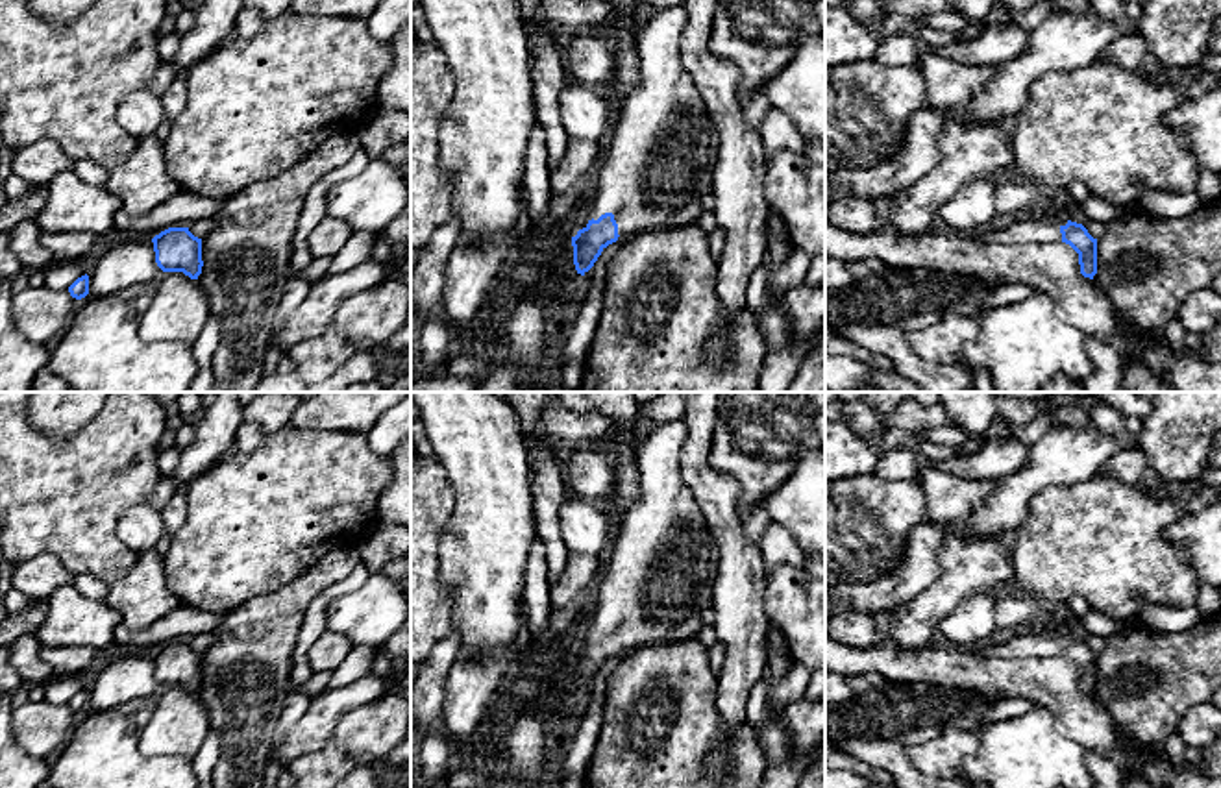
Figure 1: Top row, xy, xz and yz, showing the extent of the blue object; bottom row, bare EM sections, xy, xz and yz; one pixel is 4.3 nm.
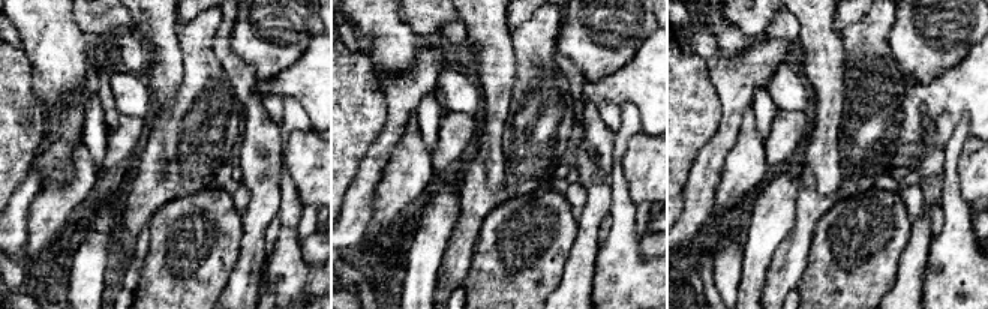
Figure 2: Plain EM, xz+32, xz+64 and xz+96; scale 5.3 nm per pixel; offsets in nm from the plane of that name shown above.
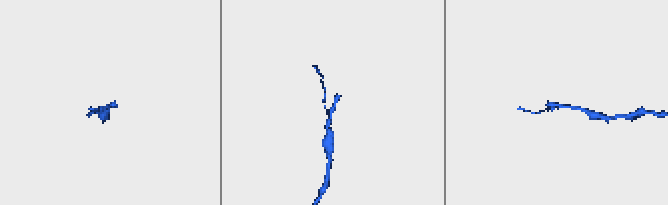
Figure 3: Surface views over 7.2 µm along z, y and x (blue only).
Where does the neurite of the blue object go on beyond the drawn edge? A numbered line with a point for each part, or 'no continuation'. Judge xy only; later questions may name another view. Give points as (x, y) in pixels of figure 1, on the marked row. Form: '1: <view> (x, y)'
no continuation

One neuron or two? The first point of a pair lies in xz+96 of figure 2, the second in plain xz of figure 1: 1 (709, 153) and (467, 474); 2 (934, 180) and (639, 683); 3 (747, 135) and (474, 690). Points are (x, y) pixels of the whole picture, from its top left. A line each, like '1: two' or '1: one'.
1: two
2: two
3: one

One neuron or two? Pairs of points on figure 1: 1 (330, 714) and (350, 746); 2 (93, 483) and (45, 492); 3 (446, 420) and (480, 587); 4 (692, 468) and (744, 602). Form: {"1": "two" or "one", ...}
{"1": "two", "2": "one", "3": "one", "4": "one"}

